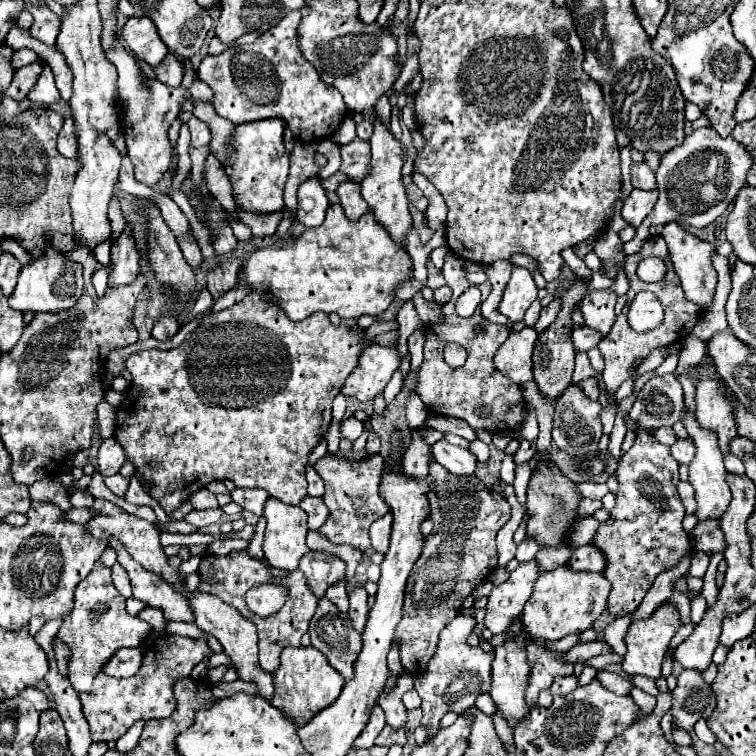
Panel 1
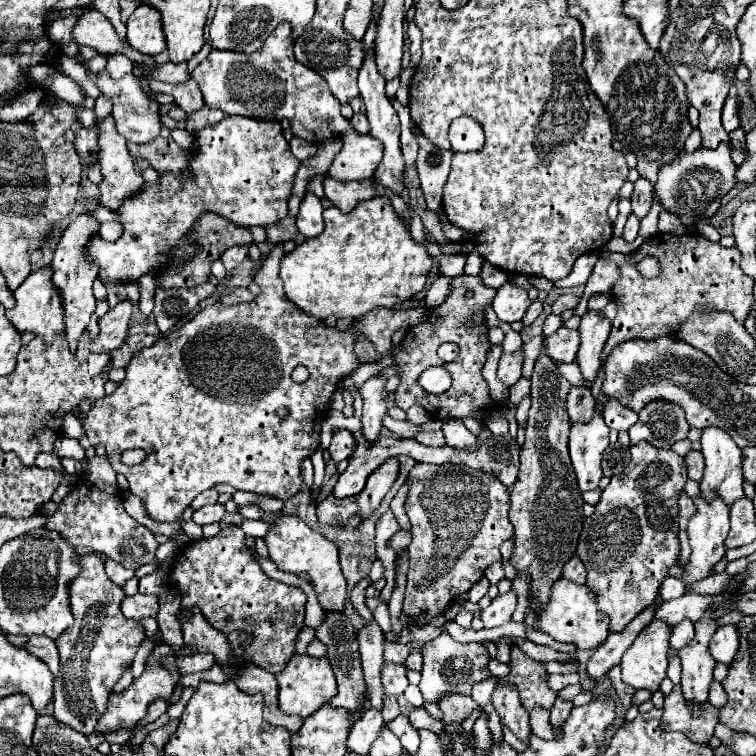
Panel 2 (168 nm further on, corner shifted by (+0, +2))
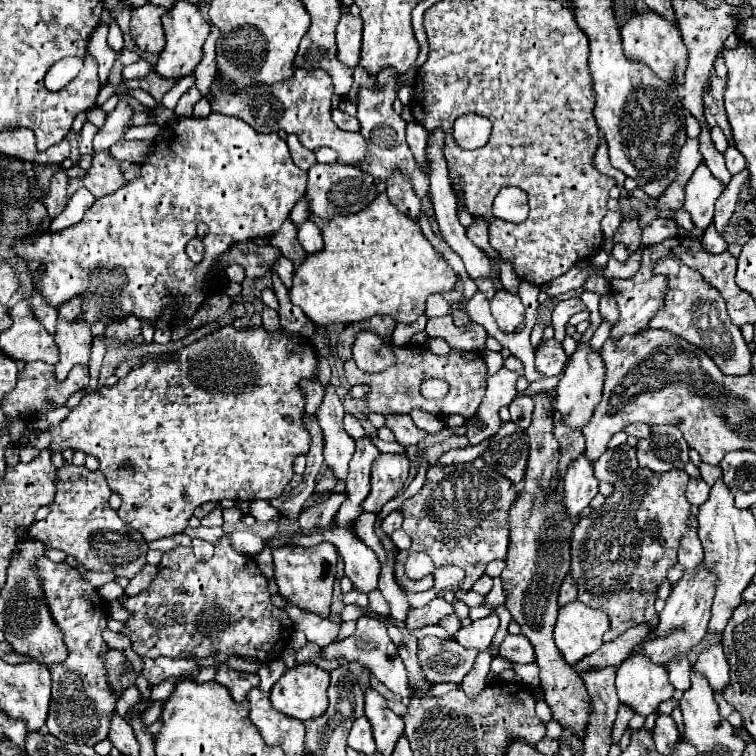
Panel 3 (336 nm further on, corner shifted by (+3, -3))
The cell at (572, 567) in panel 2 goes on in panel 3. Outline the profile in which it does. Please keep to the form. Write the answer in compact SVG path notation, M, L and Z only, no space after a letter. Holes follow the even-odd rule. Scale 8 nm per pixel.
M567 575L559 591L559 603L565 605L569 601L575 601L575 597L577 597L577 581L573 581L573 577Z

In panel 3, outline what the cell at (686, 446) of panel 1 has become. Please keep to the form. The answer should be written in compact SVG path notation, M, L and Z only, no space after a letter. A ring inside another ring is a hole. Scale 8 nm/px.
M691 479L687 483L687 501L691 505L701 505L709 497L709 485L703 479Z

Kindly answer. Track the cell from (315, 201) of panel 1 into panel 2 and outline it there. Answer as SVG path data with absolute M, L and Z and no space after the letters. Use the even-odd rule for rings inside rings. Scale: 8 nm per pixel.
M306 194L302 204L300 204L300 212L298 212L298 230L302 236L306 238L316 238L324 232L324 220L322 220L322 204L320 198L316 198L314 194Z

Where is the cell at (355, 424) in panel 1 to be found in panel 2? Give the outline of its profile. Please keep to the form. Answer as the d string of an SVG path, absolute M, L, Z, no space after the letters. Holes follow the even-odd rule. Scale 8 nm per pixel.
M338 430L336 434L334 434L334 438L332 438L332 444L328 446L328 454L330 454L330 458L332 458L332 462L342 462L342 460L346 460L348 456L350 456L350 452L352 452L352 446L354 446L354 436L352 436L352 432L348 432L348 430Z

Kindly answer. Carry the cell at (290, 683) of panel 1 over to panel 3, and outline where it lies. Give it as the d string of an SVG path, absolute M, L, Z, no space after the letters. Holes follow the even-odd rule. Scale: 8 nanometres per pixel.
M299 663L287 669L271 687L273 709L307 721L319 717L327 709L329 673L313 663Z

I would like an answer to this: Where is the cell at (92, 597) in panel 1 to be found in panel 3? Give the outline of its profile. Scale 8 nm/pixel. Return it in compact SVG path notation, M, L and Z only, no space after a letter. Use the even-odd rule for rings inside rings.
M43 557L41 561L37 561L37 571L41 571L41 579L45 585L45 597L49 601L49 611L53 613L53 619L61 627L63 641L69 651L69 655L63 663L47 665L51 679L53 679L53 697L51 697L51 705L49 705L47 729L51 731L51 735L55 735L59 739L95 745L107 737L111 713L117 703L117 695L113 693L113 689L107 683L109 675L107 675L107 665L105 665L105 657L103 657L105 651L109 651L109 647L105 645L105 641L101 637L101 633L107 629L109 603L99 595L99 591L93 585L89 585L89 581L83 579L83 575L75 567L71 567L67 563L53 563L47 557Z

